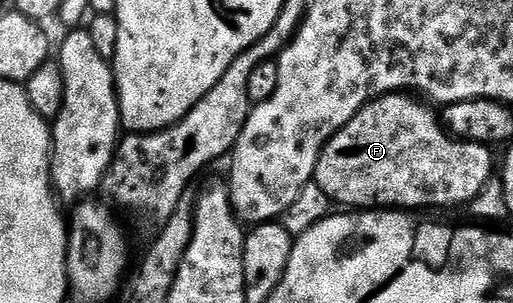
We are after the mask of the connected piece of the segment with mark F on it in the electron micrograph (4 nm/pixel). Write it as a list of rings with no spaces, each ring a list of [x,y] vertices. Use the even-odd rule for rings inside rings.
[[[412,94],[379,96],[377,100],[369,100],[363,110],[347,126],[335,132],[318,158],[318,166],[316,167],[316,175],[314,177],[314,183],[328,195],[329,201],[336,203],[337,200],[338,203],[344,204],[340,206],[348,210],[432,210],[428,208],[456,208],[459,204],[464,204],[464,206],[471,205],[473,198],[488,185],[489,180],[493,179],[493,149],[486,144],[475,144],[469,140],[457,140],[456,137],[449,136],[441,117],[437,113],[435,116],[431,112],[433,109],[427,103],[424,103],[424,105],[419,104],[419,102],[424,103]]]

